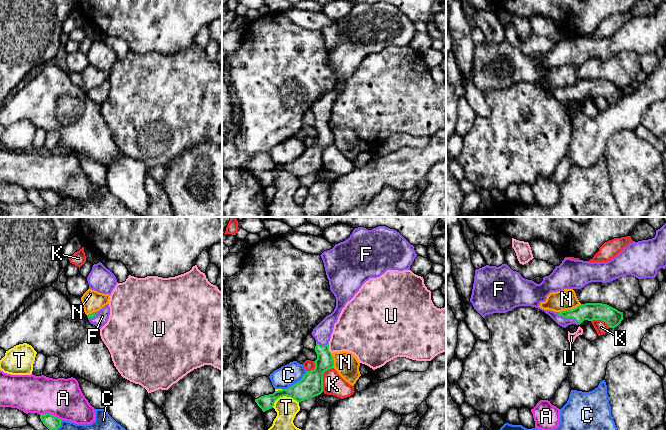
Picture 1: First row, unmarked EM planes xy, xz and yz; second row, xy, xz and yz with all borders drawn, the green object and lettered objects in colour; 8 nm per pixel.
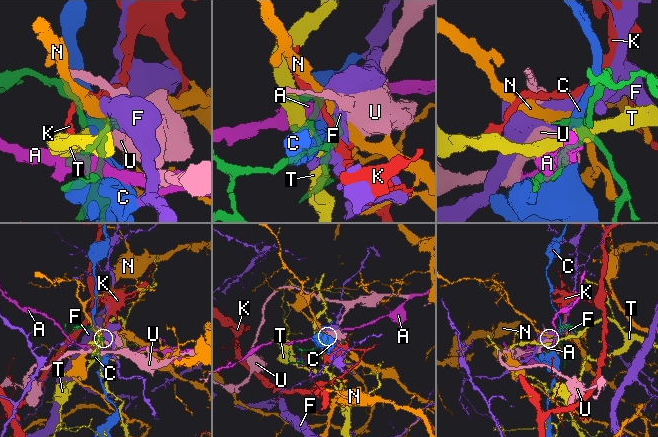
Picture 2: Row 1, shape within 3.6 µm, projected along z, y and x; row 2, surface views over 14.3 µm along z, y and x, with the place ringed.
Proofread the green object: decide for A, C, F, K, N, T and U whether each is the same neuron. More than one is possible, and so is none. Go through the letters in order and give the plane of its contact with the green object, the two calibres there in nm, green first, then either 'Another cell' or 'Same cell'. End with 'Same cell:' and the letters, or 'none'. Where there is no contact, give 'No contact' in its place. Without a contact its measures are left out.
A: Touches green in xy. Thickness 120 nm (green) against 320 nm. Another cell
C: Touches green in xz. Thickness 190 nm (green) against 170 nm. Another cell
F: Touches green in yz. Thickness 140 nm (green) against 80 nm. Same cell
K: Touches green in xz. Thickness 190 nm (green) against 180 nm. Another cell
N: Touches green in yz. Thickness 140 nm (green) against 170 nm. Another cell
T: Touches green in xz. Thickness 190 nm (green) against 180 nm. Another cell
U: Touches green in xz. Thickness 140 nm (green) against 320 nm. Another cell
Same cell: F

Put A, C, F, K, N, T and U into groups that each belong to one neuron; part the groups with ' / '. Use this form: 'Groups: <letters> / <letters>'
Groups: A / C / F / K / N / T / U

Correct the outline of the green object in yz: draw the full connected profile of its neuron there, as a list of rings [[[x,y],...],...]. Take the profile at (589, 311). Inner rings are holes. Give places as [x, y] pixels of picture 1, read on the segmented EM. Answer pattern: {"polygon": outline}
{"polygon": [[[666,223],[658,230],[652,239],[633,241],[613,259],[607,262],[588,262],[564,258],[549,276],[543,277],[540,284],[525,279],[519,272],[513,271],[507,264],[499,267],[486,265],[475,270],[474,284],[470,302],[474,309],[485,318],[493,313],[506,313],[519,306],[531,306],[548,314],[558,325],[566,328],[568,325],[580,325],[584,320],[602,320],[609,328],[617,327],[623,318],[623,312],[603,303],[585,303],[572,310],[554,312],[539,307],[545,302],[551,292],[564,289],[581,289],[591,282],[607,283],[622,276],[631,275],[638,279],[655,278],[660,268],[666,268]]]}

